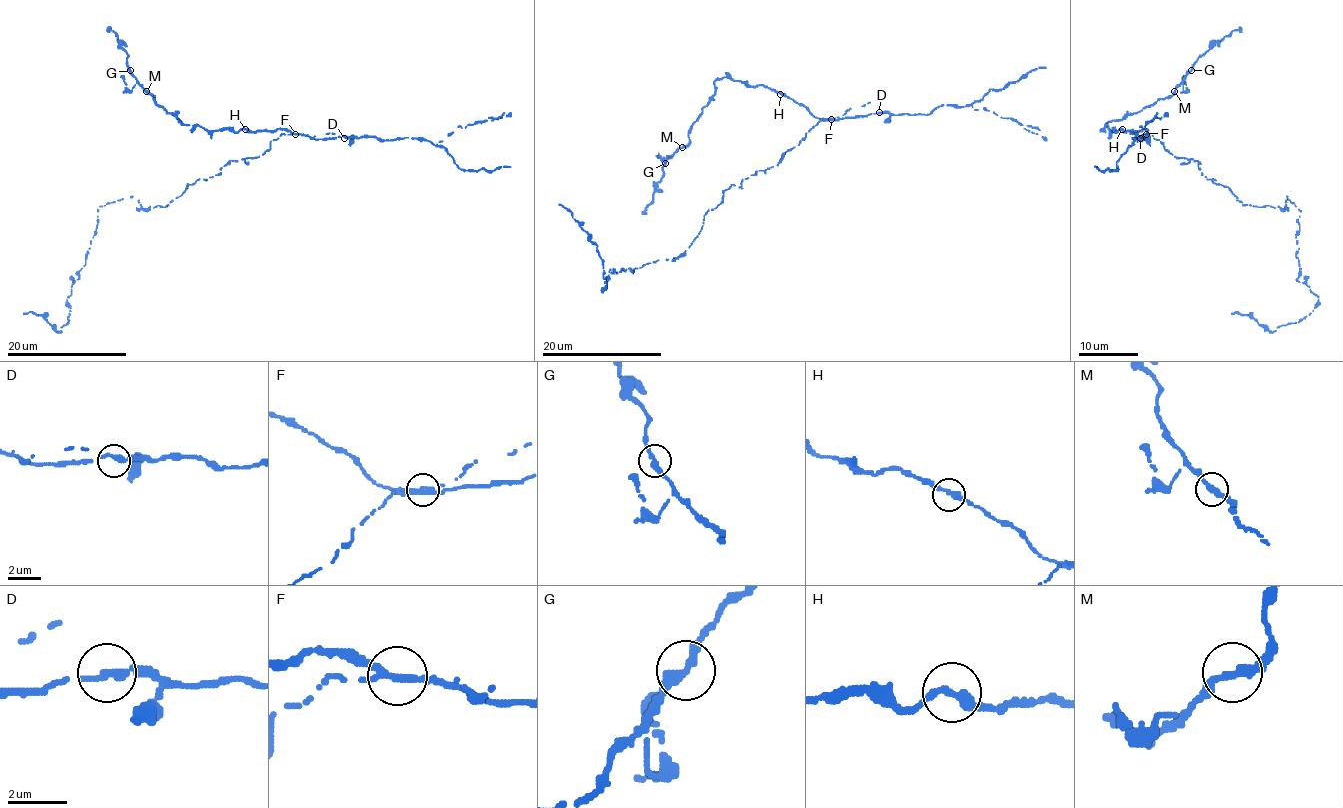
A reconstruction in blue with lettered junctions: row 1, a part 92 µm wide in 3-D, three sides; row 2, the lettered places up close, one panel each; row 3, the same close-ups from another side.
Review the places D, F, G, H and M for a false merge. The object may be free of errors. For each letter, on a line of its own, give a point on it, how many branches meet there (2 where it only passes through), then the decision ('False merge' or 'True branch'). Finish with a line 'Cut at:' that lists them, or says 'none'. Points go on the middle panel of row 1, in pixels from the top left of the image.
D: Place: (879, 112). Branches: 2. True branch
F: Place: (831, 119). Branches: 2. False merge
G: Place: (665, 163). Branches: 2. True branch
H: Place: (780, 94). Branches: 2. True branch
M: Place: (682, 147). Branches: 2. True branch
Cut at: F

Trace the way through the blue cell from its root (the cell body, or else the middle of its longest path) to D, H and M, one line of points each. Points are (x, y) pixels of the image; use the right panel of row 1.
D: (1206, 177), (1197, 160), (1176, 157), (1150, 133), (1144, 139), (1140, 138)
H: (1206, 177), (1197, 160), (1176, 157), (1159, 139), (1146, 135), (1144, 129), (1122, 129)
M: (1206, 177), (1197, 160), (1176, 157), (1144, 129), (1116, 132), (1104, 126), (1174, 91)

